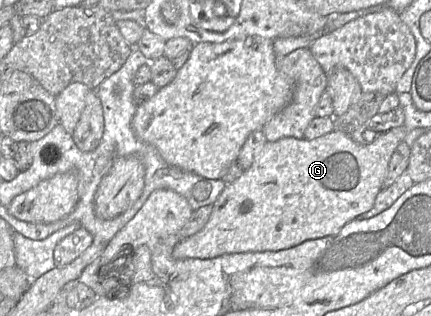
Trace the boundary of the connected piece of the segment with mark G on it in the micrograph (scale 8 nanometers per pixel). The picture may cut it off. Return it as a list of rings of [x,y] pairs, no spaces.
[[[402,126],[380,135],[369,138],[366,145],[355,142],[350,135],[333,130],[321,137],[307,140],[305,138],[297,139],[294,137],[284,137],[275,142],[266,141],[259,153],[256,155],[252,165],[249,169],[243,171],[242,175],[234,182],[226,184],[225,189],[218,196],[212,205],[212,213],[205,226],[197,233],[181,240],[172,252],[176,259],[185,258],[199,258],[210,259],[224,254],[245,253],[245,252],[263,252],[263,251],[278,251],[294,247],[304,241],[322,238],[325,236],[333,235],[347,223],[353,221],[358,215],[364,214],[369,211],[374,203],[376,196],[382,189],[383,181],[388,171],[389,161],[397,146],[404,141],[408,130]]]

